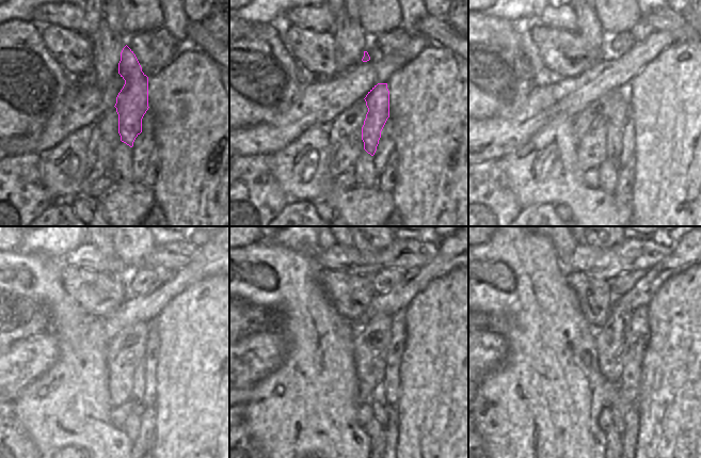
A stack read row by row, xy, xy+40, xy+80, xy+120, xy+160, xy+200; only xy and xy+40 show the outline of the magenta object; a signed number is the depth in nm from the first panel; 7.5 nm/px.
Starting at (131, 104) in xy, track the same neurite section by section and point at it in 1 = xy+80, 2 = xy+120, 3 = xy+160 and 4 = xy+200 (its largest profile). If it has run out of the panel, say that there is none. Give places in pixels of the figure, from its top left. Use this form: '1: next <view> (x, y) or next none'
1: next xy+80 (617, 123)
2: next xy+120 (138, 391)
3: next xy+160 (379, 413)
4: next xy+200 (618, 419)

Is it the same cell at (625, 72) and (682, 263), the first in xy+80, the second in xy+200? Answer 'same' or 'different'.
same

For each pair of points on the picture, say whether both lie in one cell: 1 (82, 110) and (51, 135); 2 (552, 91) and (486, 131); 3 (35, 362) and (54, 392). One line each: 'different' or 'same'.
1: same
2: same
3: different

